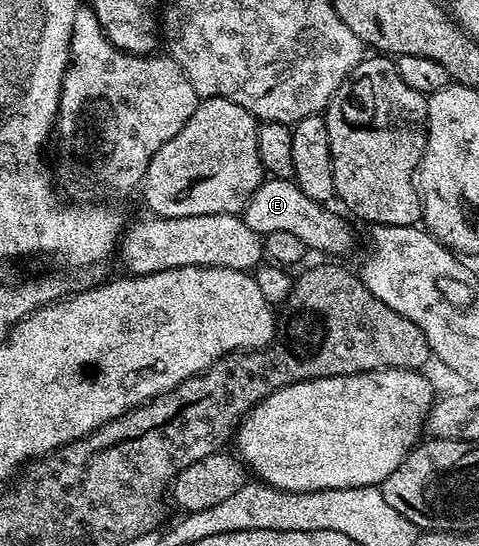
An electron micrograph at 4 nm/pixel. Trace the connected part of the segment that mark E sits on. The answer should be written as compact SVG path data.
M270 177L263 180L256 193L249 199L242 218L250 229L262 237L270 232L286 232L295 234L305 243L307 250L346 253L354 243L352 229L330 209L308 197L293 179Z

